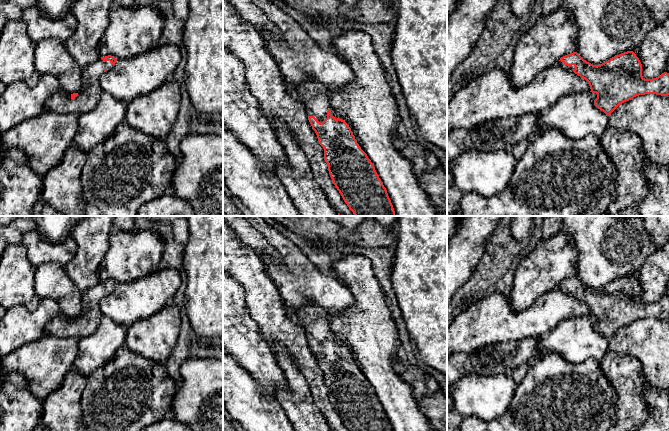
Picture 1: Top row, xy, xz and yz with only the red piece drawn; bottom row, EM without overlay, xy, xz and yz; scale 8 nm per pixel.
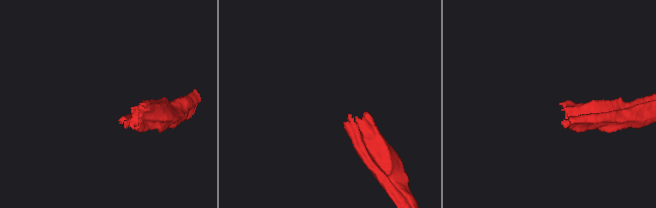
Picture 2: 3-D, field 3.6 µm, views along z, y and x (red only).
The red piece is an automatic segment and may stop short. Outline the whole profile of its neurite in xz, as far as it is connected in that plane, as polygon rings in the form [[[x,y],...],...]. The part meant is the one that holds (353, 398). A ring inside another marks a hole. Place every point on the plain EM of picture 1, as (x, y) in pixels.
[[[306,304],[295,309],[306,333],[308,344],[324,373],[324,384],[333,408],[348,431],[393,431],[374,389],[361,373],[349,349],[330,330],[329,314],[320,306]]]

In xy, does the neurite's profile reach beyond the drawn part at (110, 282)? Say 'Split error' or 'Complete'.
Split error

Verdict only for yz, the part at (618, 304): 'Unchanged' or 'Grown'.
Grown

